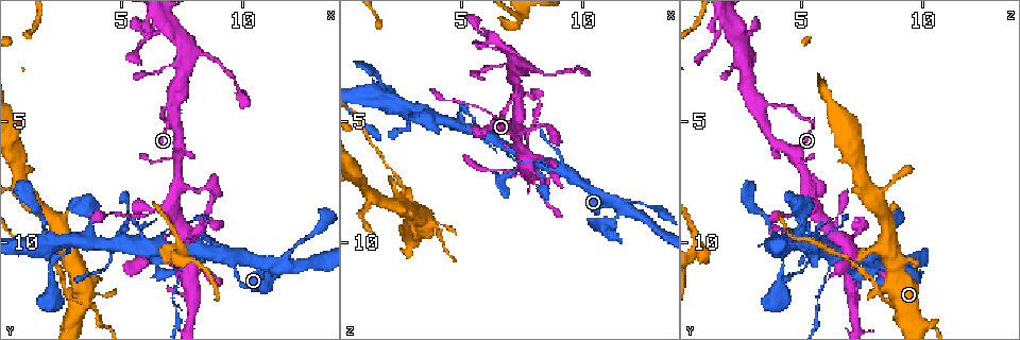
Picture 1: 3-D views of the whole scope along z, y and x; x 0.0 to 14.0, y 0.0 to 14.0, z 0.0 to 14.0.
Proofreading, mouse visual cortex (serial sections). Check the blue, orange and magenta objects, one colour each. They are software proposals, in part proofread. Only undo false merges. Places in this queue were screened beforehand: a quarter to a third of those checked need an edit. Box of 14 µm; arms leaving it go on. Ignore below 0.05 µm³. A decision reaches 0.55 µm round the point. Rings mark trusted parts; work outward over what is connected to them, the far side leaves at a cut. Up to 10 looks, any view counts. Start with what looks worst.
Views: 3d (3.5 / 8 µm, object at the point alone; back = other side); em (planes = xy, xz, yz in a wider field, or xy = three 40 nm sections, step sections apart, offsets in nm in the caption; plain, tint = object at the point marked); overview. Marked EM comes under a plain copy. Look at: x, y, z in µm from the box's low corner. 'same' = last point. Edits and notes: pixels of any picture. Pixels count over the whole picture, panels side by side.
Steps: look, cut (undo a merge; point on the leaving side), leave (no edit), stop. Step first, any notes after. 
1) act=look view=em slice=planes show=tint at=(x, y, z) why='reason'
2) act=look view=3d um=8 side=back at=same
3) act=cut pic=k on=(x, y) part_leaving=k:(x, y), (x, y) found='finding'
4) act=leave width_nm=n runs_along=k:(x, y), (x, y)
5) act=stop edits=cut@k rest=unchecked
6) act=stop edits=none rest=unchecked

act=look view=3d um=3.5 side=back at=(8.2, 2.1, 2.9) why='thick turns thin'

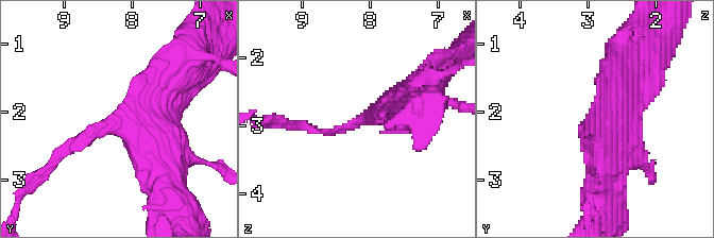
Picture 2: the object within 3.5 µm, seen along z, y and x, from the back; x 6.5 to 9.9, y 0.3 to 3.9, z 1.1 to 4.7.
act=look view=em slice=planes show=tint at=(8.20, 2.20, 3.00)

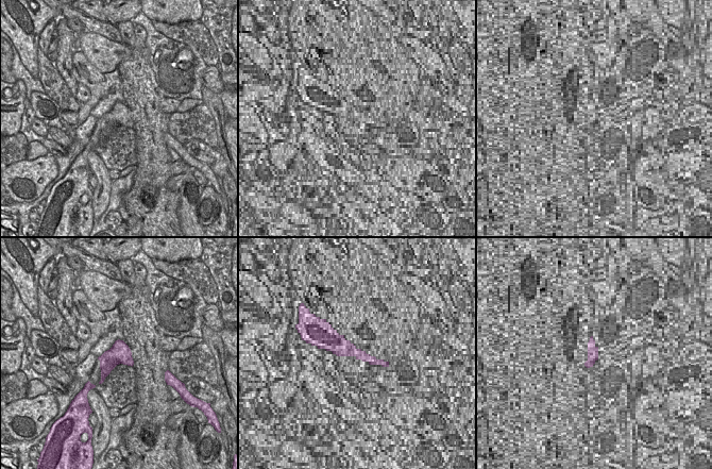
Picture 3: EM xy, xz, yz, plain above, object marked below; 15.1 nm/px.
act=leave arm_widths_nm=100,450 runs_along=2:(404, 102), (335, 132), (295, 124) found='all the same cell'

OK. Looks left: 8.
act=look view=3d um=8 at=(7.5, 11.4, 6.0) why='thin neck'

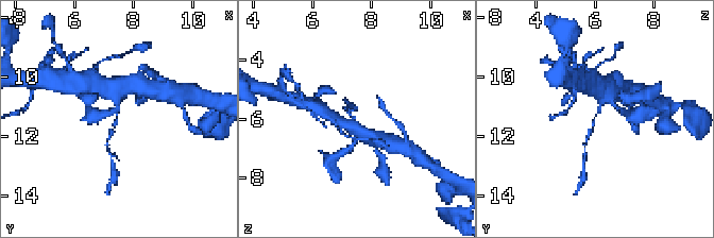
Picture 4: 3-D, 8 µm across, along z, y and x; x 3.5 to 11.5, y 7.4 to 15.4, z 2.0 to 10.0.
act=look view=em slice=xy step=2 show=tint at=(7.5, 11.3, 6.0) arm_widths_nm=150,300 why='shape alone is not enough'

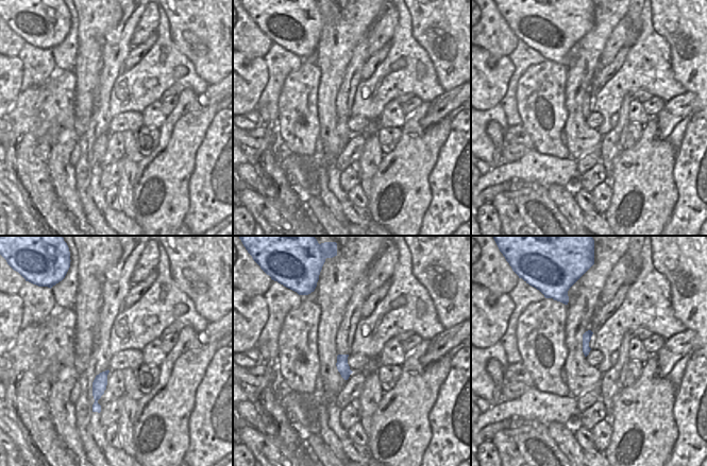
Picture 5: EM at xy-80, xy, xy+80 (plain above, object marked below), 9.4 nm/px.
act=cut pic=4 on=(111, 131) part_leaving=4:(117, 109), (116, 124), (107, 141), (108, 151) found='two cells meet here'

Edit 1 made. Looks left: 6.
act=look view=overview why='see it whole again'

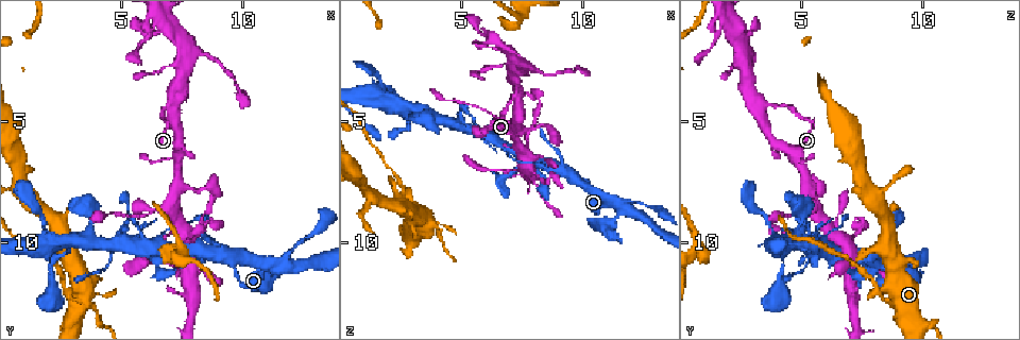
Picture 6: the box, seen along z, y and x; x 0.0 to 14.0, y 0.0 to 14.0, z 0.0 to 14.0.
act=look view=3d um=8 at=(3.0, 11.8, 8.4) why='abrupt turn'

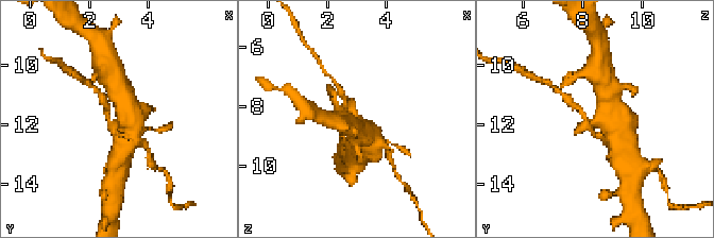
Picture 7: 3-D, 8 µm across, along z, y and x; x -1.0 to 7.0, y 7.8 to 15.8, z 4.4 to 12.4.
act=look view=em slice=xy step=3 show=tint at=(3.0, 11.8, 8.5) why='shape alone is not enough'

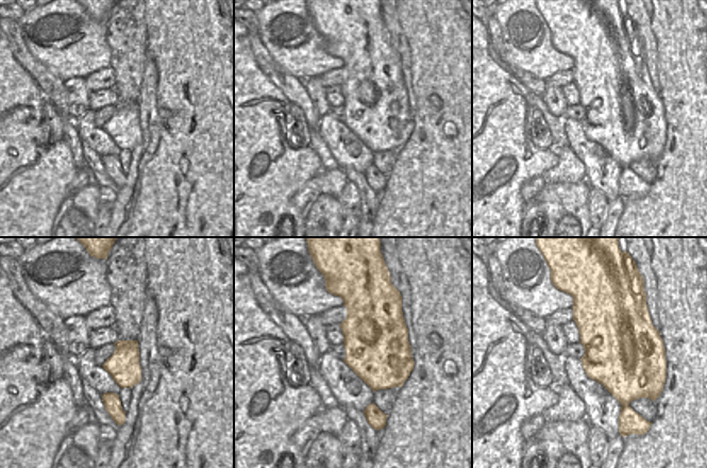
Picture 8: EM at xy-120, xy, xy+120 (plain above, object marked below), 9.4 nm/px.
act=cut pic=7 on=(111, 128) found='two cells meet here'

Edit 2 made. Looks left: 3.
act=look view=3d um=3.5 side=back at=(11.7, 10.8, 8.5) why='four arms meet'

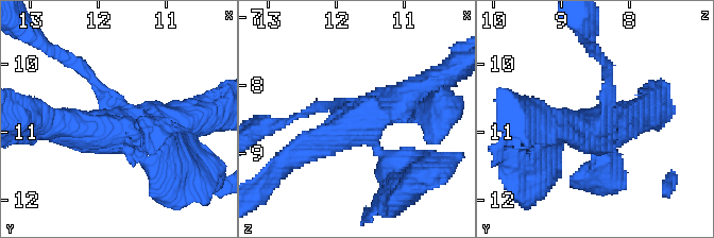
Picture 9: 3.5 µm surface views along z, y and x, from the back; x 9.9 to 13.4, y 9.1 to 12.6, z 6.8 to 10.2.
act=look view=em slice=xy step=1 show=tint at=(11.55, 10.90, 8.45) arms=4 arm_widths_nm=150,200,300,400 why='need the tissue'

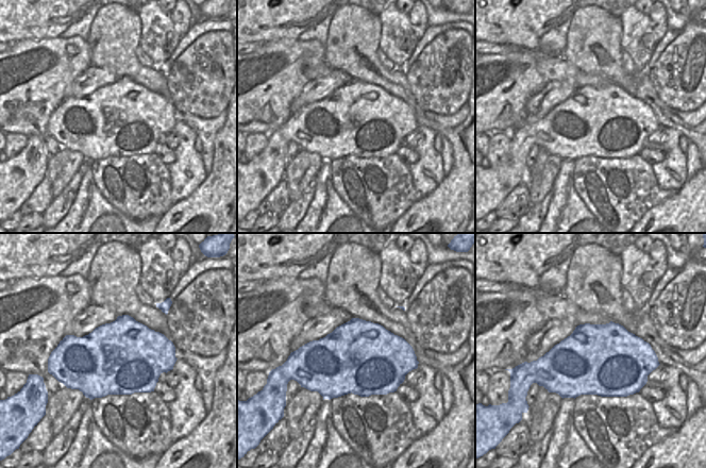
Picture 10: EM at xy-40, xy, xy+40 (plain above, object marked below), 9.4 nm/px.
act=leave found='one cell here'

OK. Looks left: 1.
act=stop edits=cut@4,cut@7 rest=unchecked

